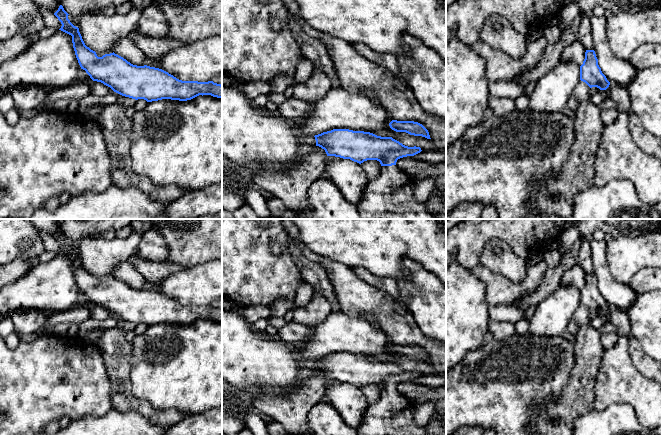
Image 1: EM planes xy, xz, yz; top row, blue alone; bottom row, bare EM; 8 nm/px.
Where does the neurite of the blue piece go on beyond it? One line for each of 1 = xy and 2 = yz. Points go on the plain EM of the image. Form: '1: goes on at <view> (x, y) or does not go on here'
1: does not go on here
2: does not go on here

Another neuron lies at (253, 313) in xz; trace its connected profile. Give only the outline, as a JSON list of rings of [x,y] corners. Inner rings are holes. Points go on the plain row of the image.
[[[251,305],[244,307],[245,318],[250,324],[254,324],[259,319],[267,319],[271,315],[269,306]]]

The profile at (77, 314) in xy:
[[[86,303],[83,305],[75,304],[66,311],[54,314],[47,314],[45,325],[53,327],[57,324],[80,324],[91,318],[91,309],[93,304]]]

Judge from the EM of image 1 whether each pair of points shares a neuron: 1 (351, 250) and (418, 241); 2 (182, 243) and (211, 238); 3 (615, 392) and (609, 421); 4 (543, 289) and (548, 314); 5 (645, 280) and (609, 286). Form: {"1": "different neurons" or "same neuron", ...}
{"1": "same neuron", "2": "same neuron", "3": "different neurons", "4": "different neurons", "5": "different neurons"}

